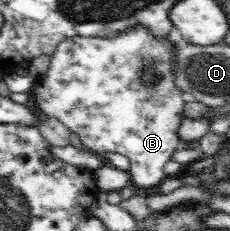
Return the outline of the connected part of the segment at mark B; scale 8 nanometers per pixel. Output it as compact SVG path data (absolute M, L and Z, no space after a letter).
M145 29L124 33L115 39L71 37L59 44L46 76L34 81L33 94L45 113L57 117L76 132L85 149L102 156L105 152L122 154L130 160L131 186L136 189L159 188L166 177L164 167L175 149L181 146L176 131L183 120L186 101L173 84L171 58L174 35L163 43L147 35Z

